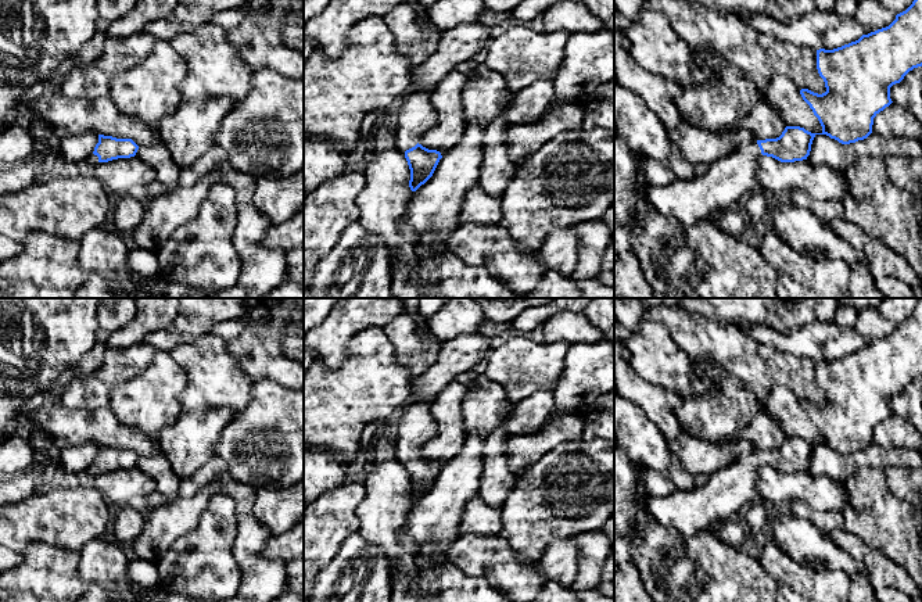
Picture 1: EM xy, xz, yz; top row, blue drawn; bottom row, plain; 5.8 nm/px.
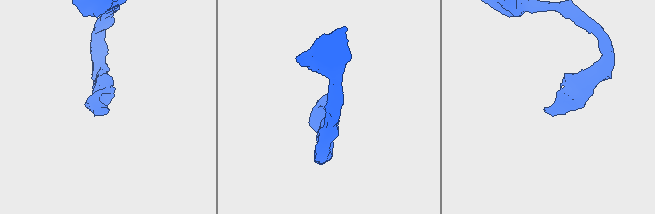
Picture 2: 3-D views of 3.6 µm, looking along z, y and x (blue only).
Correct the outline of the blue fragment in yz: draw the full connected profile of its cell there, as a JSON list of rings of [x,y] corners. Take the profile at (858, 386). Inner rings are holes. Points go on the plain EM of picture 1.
[[[918,298],[912,315],[897,325],[889,337],[862,345],[858,351],[833,361],[817,361],[817,380],[825,393],[826,402],[818,405],[801,399],[800,405],[818,429],[822,437],[821,444],[811,444],[800,437],[786,437],[776,449],[745,454],[733,463],[703,479],[692,490],[678,490],[667,497],[650,498],[650,516],[659,524],[674,528],[685,537],[711,533],[714,522],[740,519],[746,508],[760,501],[757,477],[763,466],[781,473],[807,470],[817,445],[826,445],[842,455],[867,449],[872,444],[873,429],[893,413],[890,398],[918,377],[922,377],[922,298]]]

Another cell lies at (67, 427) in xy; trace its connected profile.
[[[58,402],[44,404],[26,416],[26,430],[43,429],[58,449],[94,442],[116,449],[132,449],[137,456],[162,454],[161,444],[134,427],[122,424],[110,408],[68,409]]]

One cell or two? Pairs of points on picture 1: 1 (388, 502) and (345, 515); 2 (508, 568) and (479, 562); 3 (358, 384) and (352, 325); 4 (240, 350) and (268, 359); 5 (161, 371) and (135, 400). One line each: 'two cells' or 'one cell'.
1: two cells
2: one cell
3: two cells
4: one cell
5: one cell

